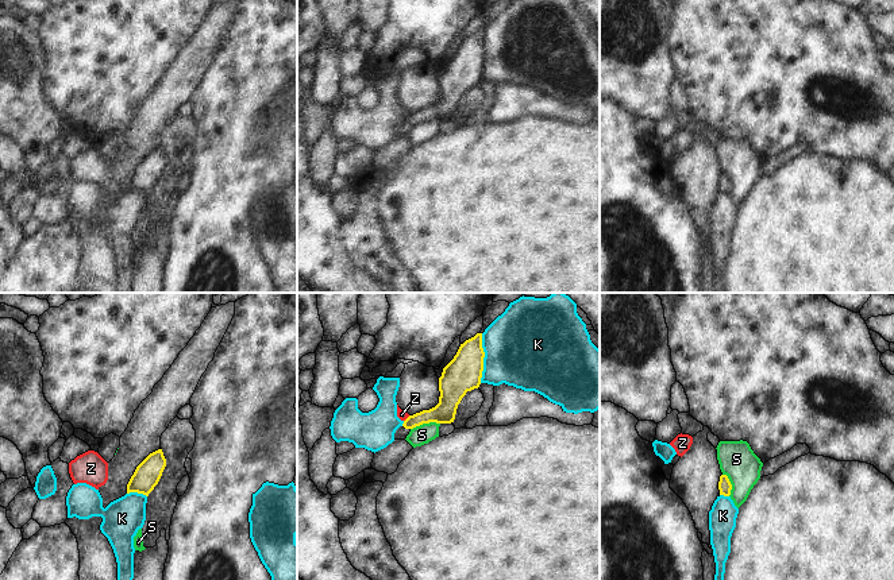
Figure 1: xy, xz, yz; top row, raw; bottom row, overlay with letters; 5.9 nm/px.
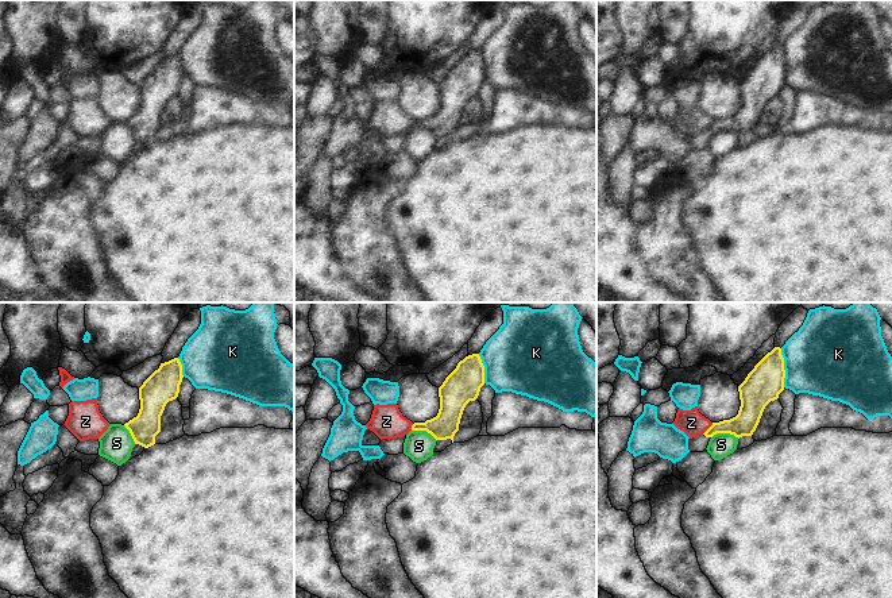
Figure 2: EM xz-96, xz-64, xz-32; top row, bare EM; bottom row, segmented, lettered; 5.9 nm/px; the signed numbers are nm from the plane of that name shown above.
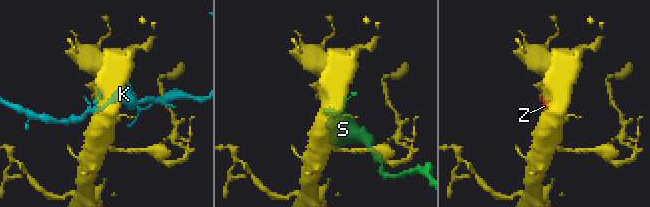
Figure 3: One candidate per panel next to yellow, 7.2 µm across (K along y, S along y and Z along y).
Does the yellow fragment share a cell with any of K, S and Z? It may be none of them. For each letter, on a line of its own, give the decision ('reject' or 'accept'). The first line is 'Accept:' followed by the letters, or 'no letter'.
Accept: no letter
K: reject
S: reject
Z: reject

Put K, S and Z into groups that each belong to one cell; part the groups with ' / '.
K / S / Z

